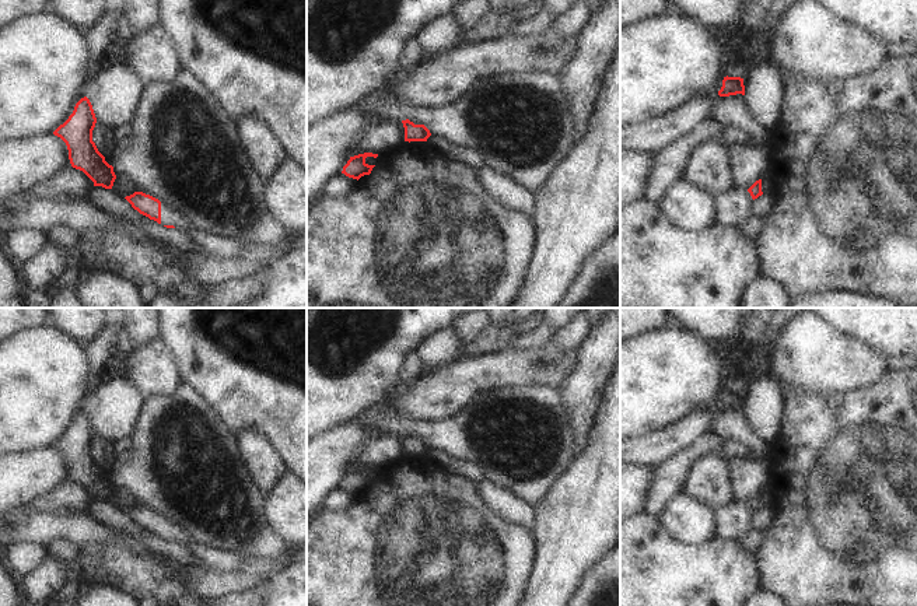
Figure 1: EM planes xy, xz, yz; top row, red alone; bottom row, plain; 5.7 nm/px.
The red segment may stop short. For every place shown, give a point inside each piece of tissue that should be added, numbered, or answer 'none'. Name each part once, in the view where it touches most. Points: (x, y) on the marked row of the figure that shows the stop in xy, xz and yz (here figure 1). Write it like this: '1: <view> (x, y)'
1: xy (170, 216).

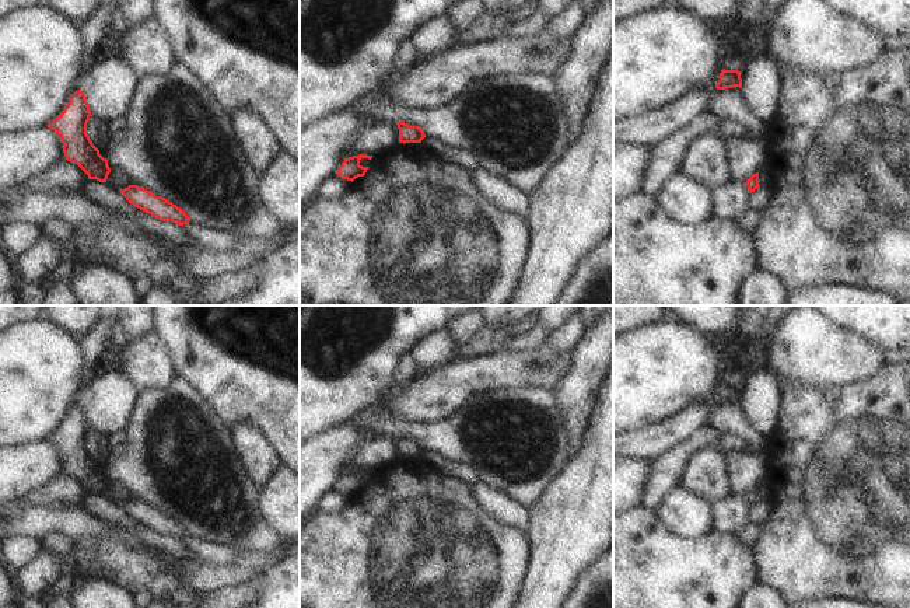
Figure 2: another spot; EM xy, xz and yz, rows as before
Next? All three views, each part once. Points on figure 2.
none.

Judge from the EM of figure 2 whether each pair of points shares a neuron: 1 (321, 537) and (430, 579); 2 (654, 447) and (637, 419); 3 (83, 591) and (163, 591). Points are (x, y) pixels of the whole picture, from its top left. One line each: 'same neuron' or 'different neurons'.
1: same neuron
2: different neurons
3: different neurons

